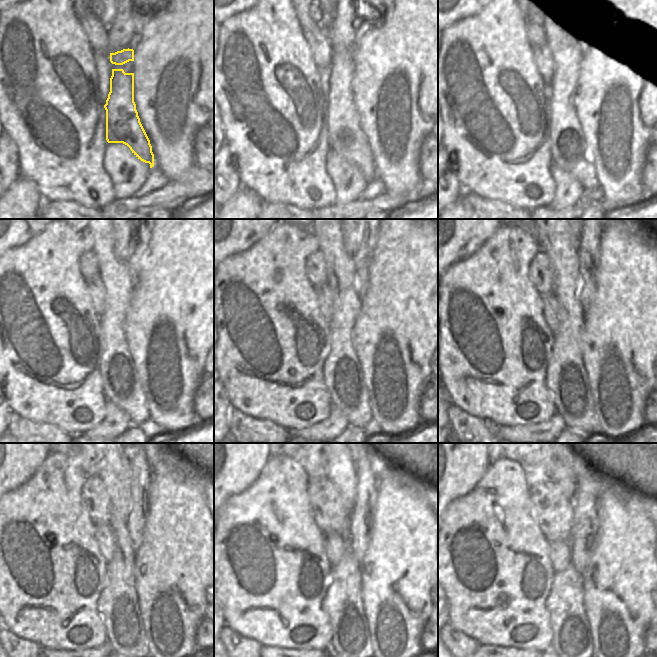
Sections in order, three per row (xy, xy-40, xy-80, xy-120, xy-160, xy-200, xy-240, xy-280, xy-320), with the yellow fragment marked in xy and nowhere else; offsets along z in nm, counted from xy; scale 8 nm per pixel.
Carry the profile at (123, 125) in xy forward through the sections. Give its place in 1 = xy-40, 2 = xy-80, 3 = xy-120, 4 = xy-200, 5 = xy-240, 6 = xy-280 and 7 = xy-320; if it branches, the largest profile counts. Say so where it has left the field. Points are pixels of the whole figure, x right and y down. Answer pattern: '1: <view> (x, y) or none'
1: xy-40 (346, 137)
2: xy-80 (568, 149)
3: xy-120 (120, 383)
4: xy-200 (566, 379)
5: xy-240 (118, 607)
6: xy-280 (350, 641)
7: xy-320 (571, 638)

